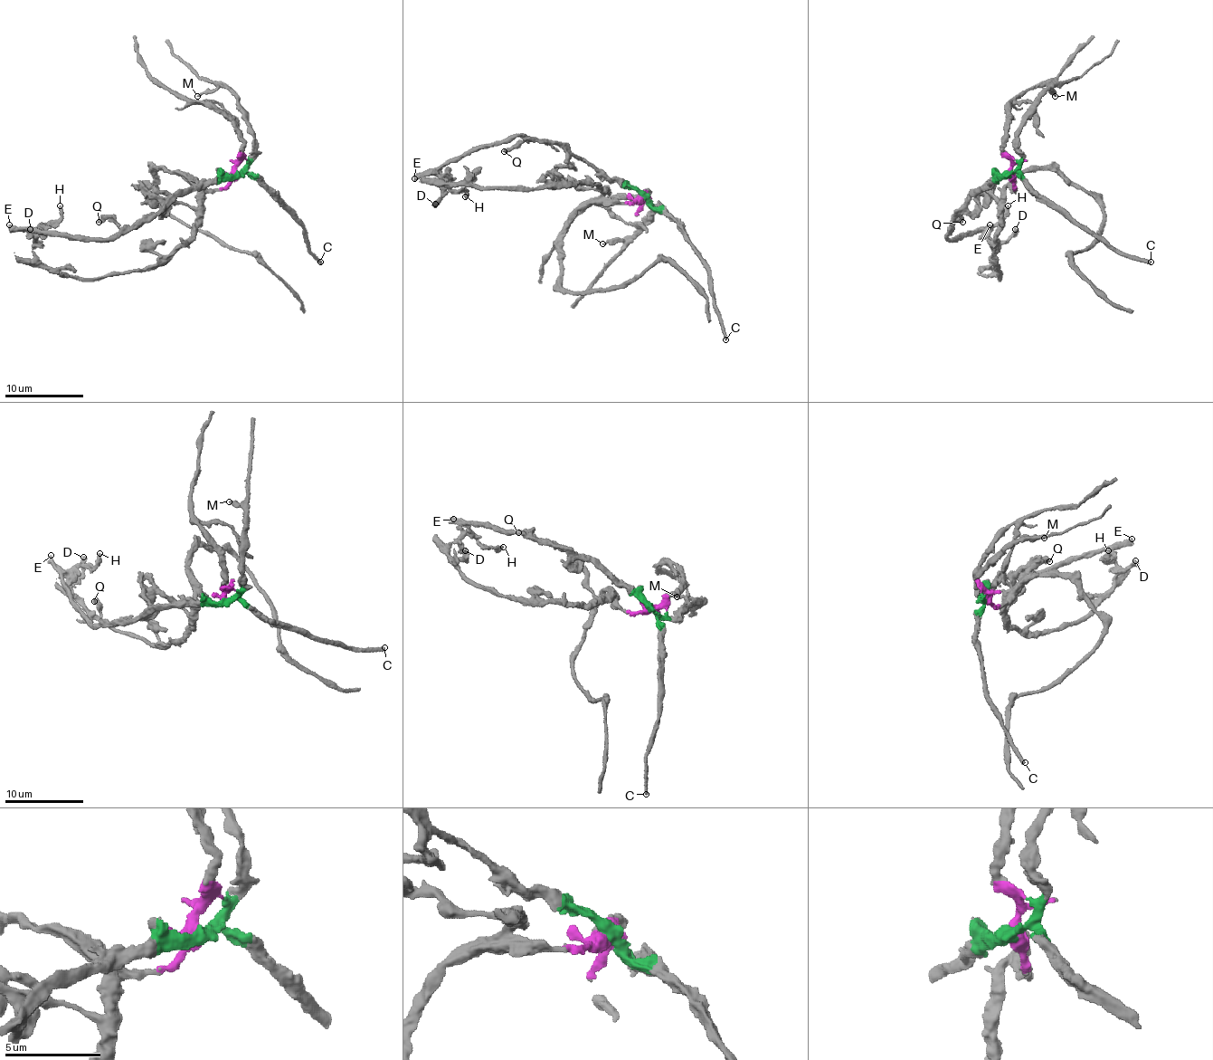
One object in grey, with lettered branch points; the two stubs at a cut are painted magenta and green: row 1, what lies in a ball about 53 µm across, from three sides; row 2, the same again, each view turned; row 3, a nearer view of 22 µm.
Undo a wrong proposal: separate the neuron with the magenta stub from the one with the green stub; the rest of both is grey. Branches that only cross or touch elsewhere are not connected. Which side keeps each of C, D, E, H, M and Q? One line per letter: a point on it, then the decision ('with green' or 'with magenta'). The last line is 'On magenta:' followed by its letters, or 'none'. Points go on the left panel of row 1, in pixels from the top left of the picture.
C: at (320, 262); with green
D: at (30, 229); with green
E: at (9, 224); with green
H: at (60, 205); with green
M: at (197, 96); with green
Q: at (99, 222); with green
On magenta: none

